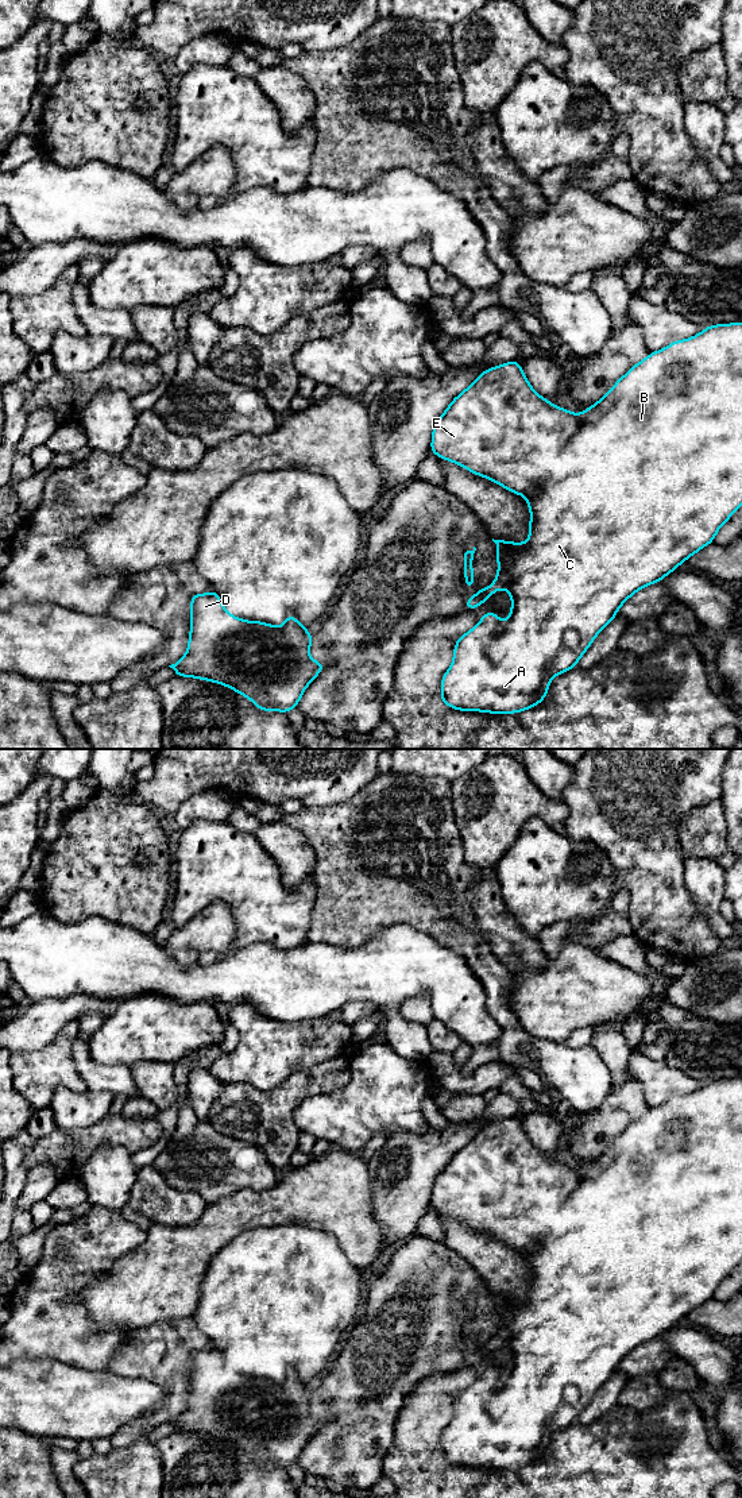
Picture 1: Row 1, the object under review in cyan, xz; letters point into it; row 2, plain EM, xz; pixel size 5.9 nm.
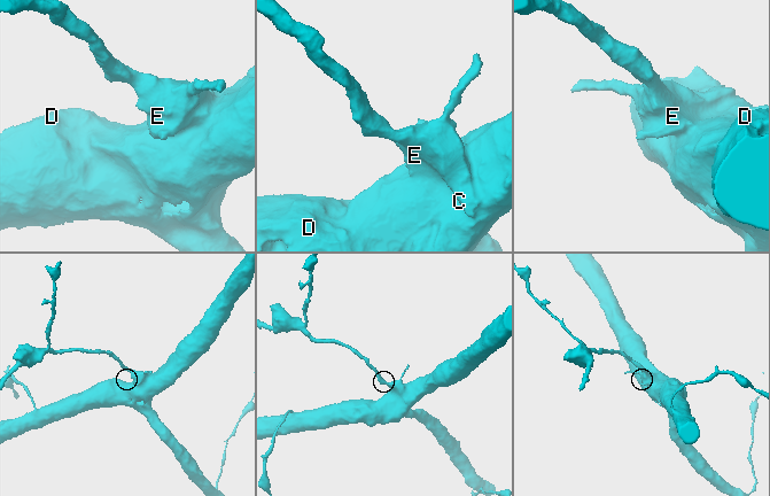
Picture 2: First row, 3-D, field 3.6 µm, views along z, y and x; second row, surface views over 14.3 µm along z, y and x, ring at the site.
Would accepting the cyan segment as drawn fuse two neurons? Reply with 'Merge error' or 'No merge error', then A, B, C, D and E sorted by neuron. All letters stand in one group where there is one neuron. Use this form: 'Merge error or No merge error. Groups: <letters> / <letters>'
Merge error. Groups: A B C D / E

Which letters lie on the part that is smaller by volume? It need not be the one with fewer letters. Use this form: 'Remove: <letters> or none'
Remove: E

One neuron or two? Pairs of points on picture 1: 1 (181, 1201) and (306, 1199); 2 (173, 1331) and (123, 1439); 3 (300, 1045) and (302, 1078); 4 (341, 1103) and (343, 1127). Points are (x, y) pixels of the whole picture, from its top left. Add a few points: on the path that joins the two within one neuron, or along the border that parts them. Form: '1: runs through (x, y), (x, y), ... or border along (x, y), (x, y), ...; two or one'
1: border along (208, 1205), (197, 1220), (190, 1224), (181, 1224); two
2: runs through (173, 1361), (173, 1402), (159, 1416), (153, 1419); one
3: border along (332, 1057), (292, 1073), (275, 1087); two
4: runs through (341, 1108), (343, 1122); one

